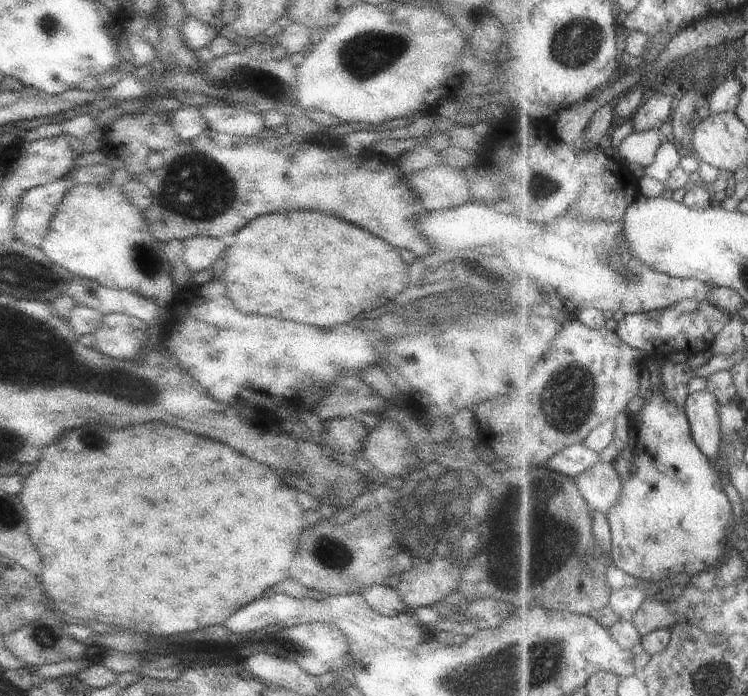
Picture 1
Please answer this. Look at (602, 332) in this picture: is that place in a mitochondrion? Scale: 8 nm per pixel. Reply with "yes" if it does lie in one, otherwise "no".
no

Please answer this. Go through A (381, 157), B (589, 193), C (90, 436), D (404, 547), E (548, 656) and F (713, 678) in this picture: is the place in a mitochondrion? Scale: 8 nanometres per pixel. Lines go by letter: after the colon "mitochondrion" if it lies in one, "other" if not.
A: other
B: other
C: mitochondrion
D: other
E: mitochondrion
F: mitochondrion

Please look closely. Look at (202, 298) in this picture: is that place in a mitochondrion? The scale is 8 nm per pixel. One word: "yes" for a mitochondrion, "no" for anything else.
no

